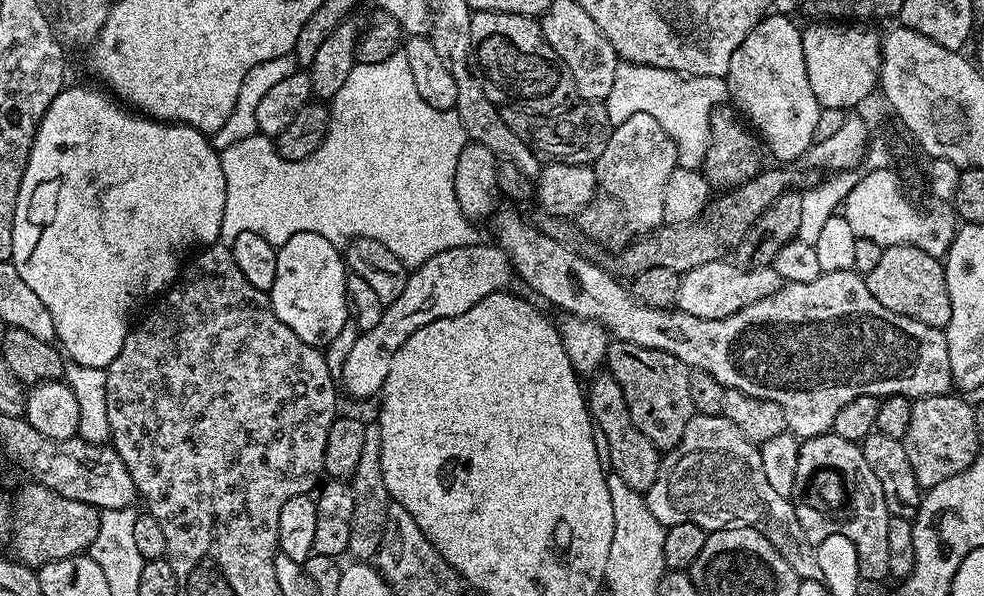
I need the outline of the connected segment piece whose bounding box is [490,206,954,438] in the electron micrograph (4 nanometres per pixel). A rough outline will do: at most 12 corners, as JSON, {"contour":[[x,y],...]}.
{"contour":[[501,207],[542,299],[778,402],[797,438],[854,398],[953,391],[943,331],[855,270],[726,318],[640,304]]}

